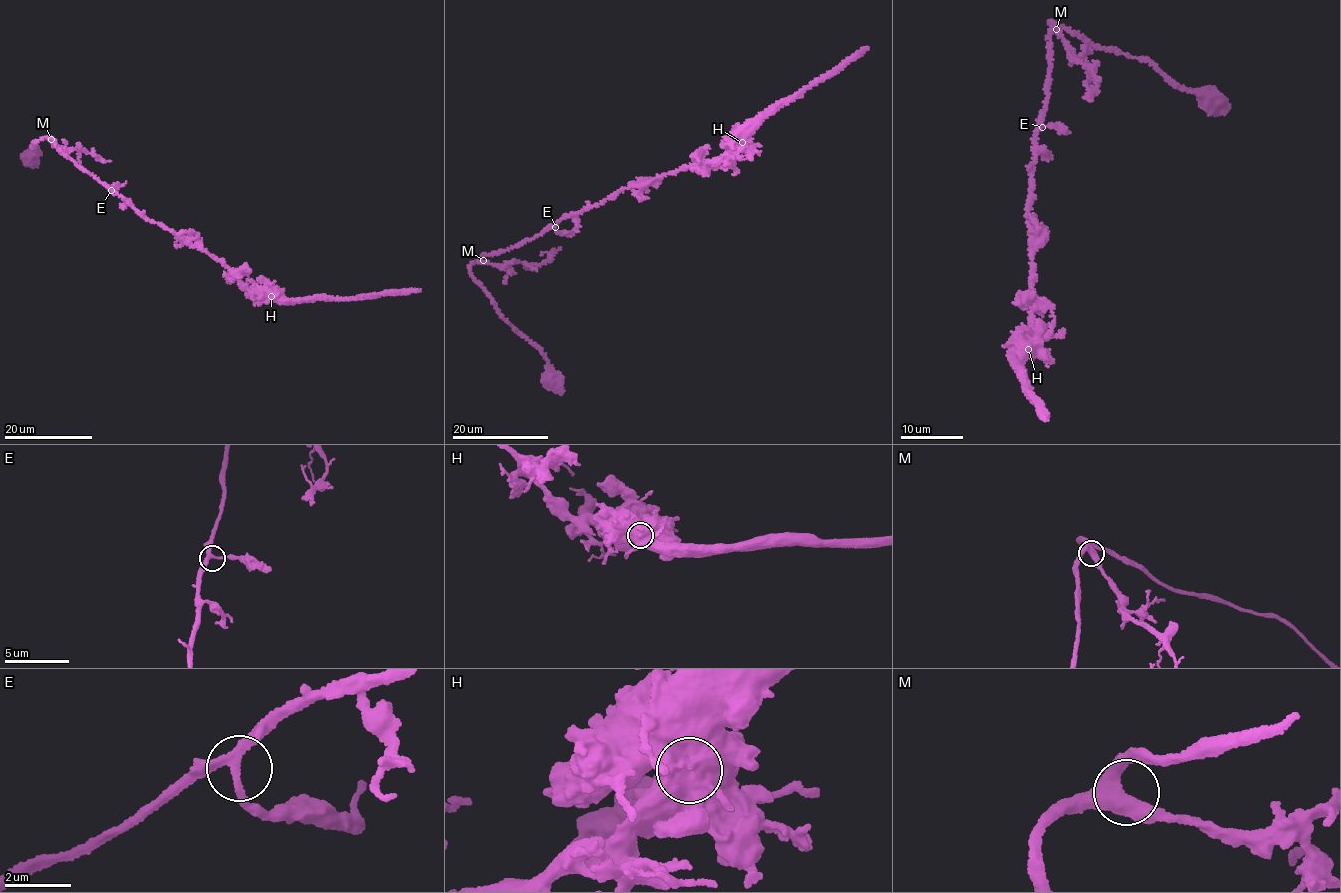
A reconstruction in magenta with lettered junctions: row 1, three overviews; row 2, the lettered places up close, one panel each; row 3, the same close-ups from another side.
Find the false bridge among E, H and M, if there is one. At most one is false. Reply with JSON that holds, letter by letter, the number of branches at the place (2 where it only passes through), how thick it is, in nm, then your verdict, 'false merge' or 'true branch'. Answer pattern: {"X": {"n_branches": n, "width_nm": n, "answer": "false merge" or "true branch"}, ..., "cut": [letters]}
{"E": {"n_branches": 3, "width_nm": 240, "answer": "true branch"}, "H": {"n_branches": 4, "width_nm": 800, "answer": "false merge"}, "M": {"n_branches": 3, "width_nm": 440, "answer": "true branch"}, "cut": ["H"]}

